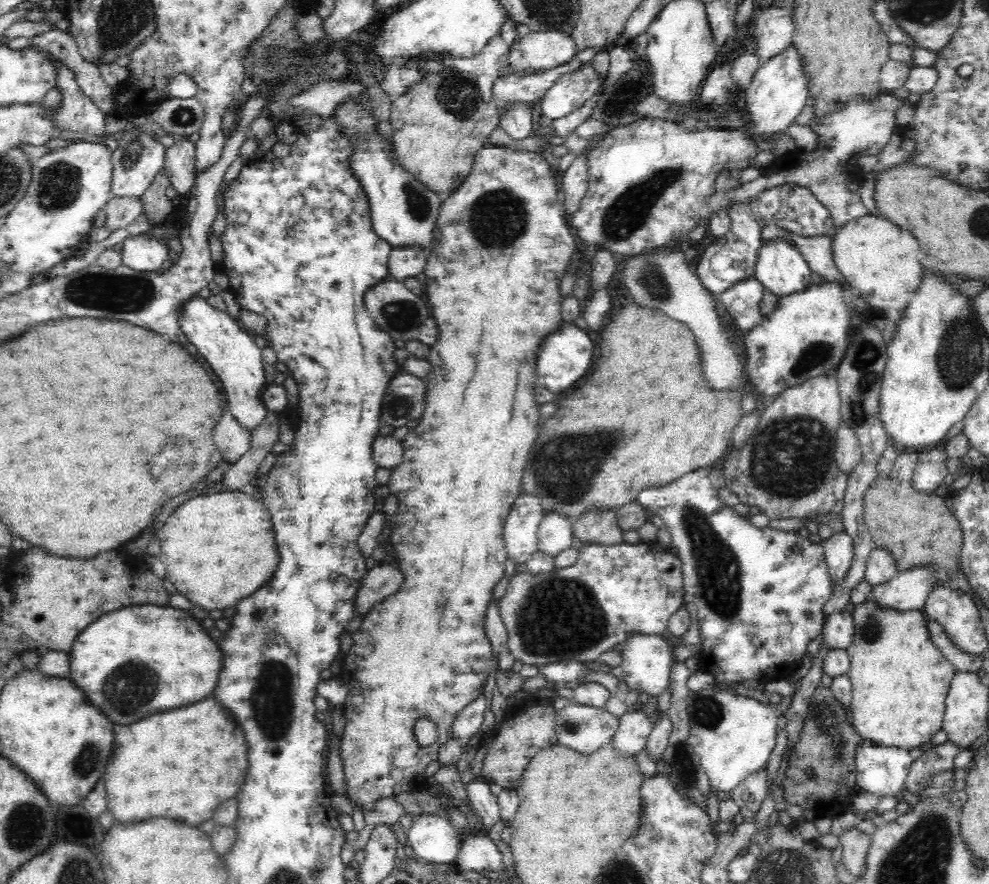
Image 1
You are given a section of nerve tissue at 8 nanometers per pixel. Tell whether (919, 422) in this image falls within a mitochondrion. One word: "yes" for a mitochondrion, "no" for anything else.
no

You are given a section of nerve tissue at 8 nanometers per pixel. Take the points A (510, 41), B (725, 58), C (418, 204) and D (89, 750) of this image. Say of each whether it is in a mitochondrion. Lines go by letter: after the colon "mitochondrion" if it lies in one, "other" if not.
A: other
B: other
C: mitochondrion
D: mitochondrion

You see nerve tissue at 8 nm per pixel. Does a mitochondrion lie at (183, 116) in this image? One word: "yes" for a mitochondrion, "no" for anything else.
yes

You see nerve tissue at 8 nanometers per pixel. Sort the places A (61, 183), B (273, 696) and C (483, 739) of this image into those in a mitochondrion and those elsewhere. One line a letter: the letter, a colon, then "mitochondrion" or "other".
A: mitochondrion
B: mitochondrion
C: other

